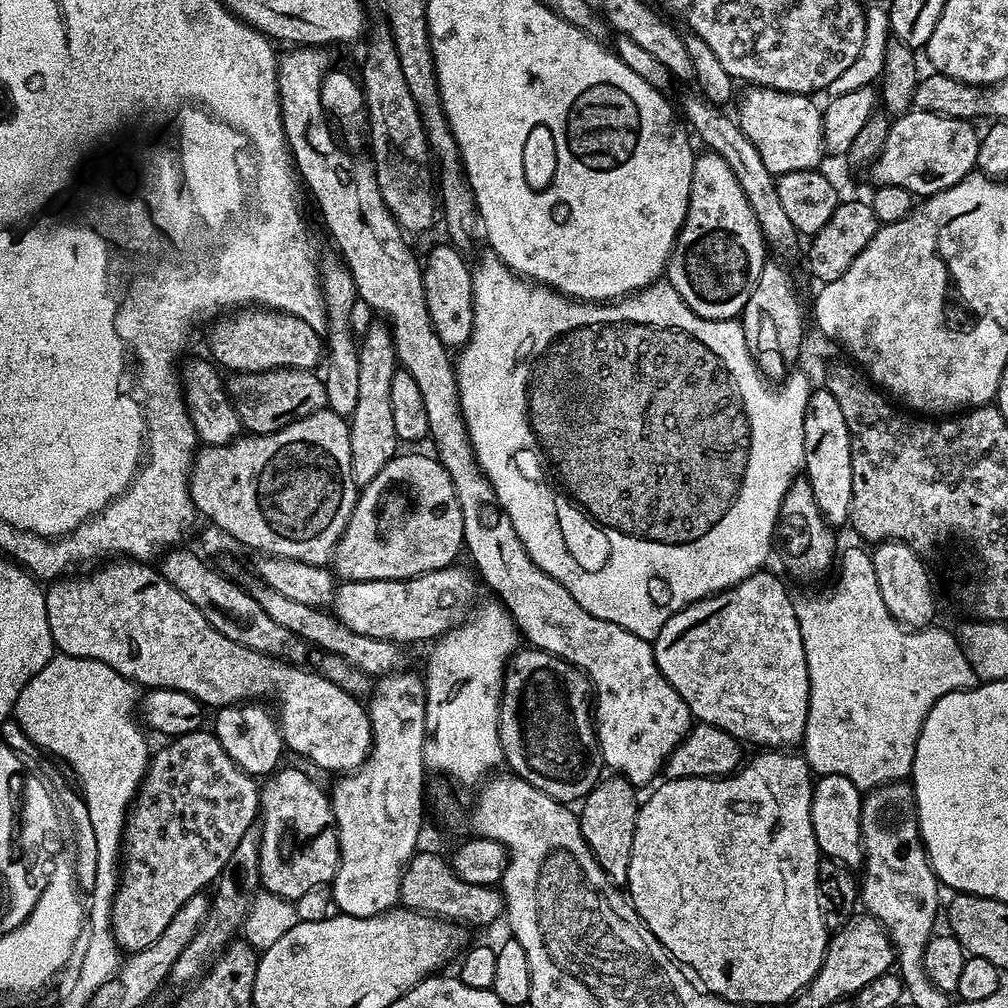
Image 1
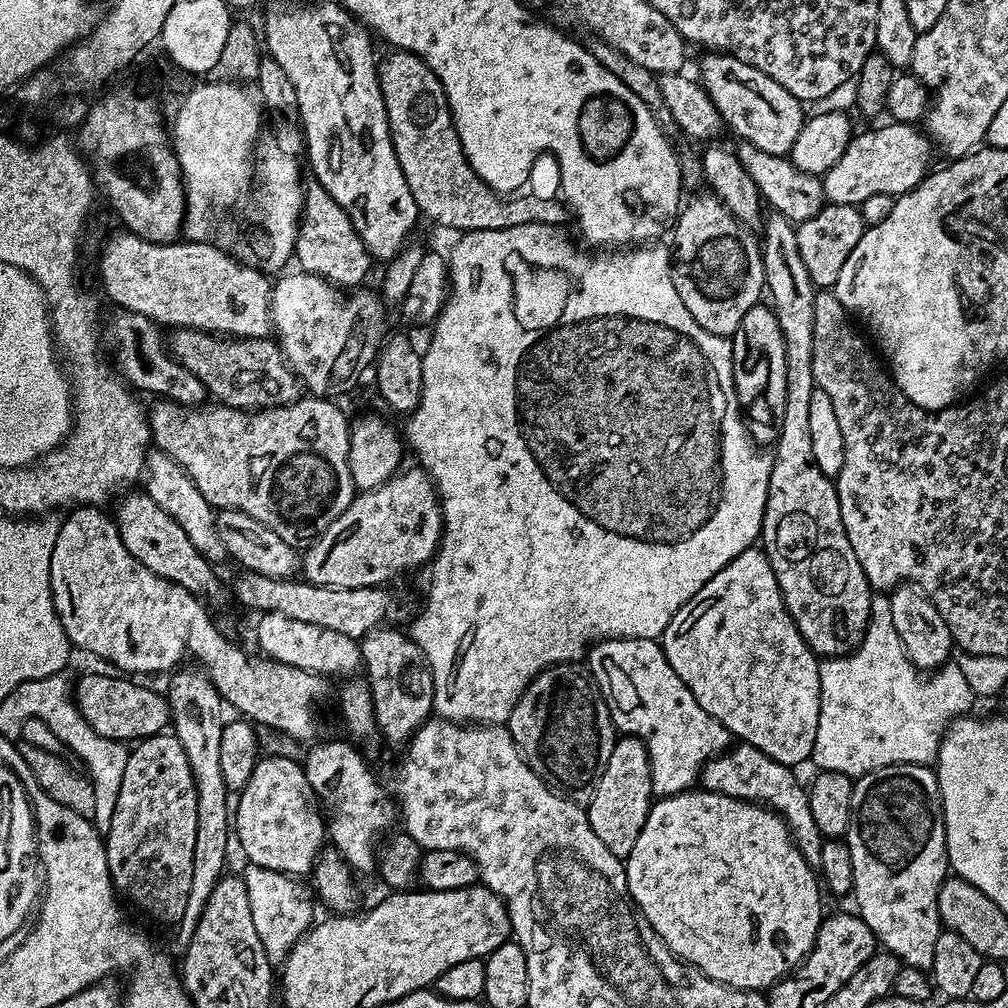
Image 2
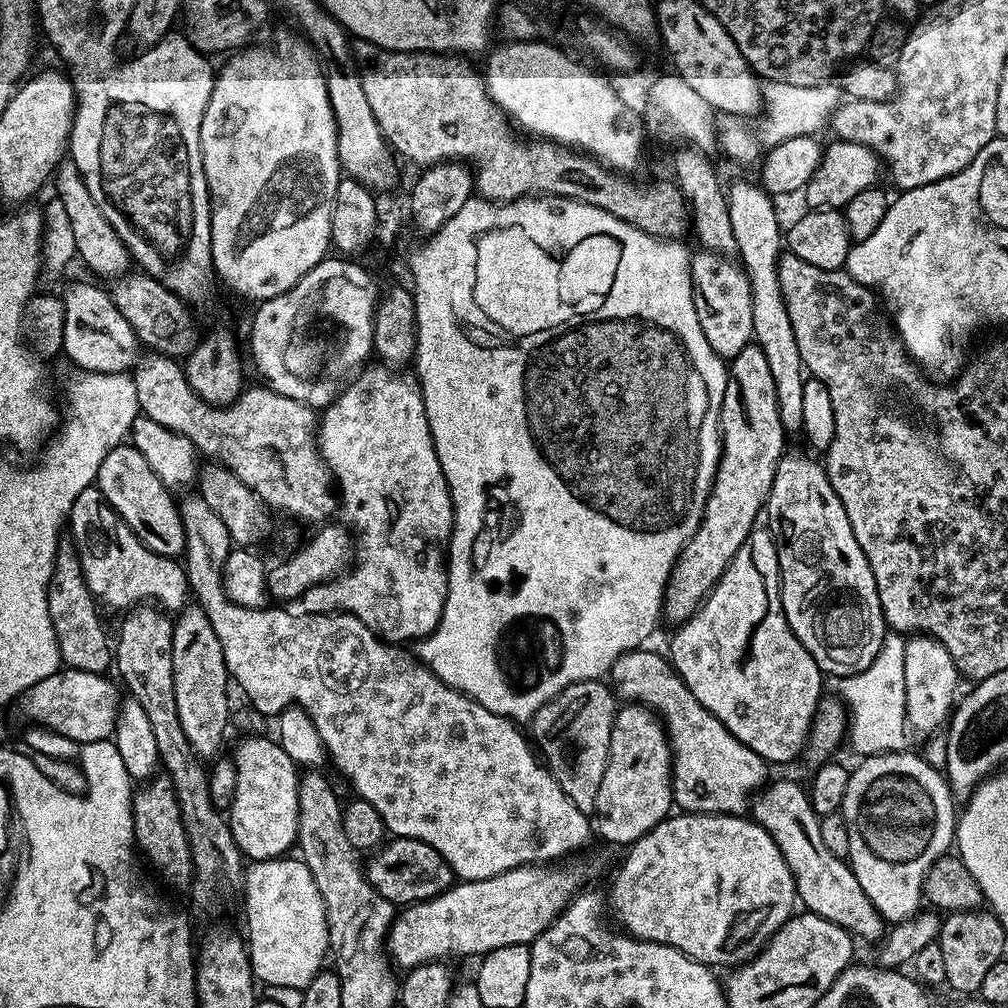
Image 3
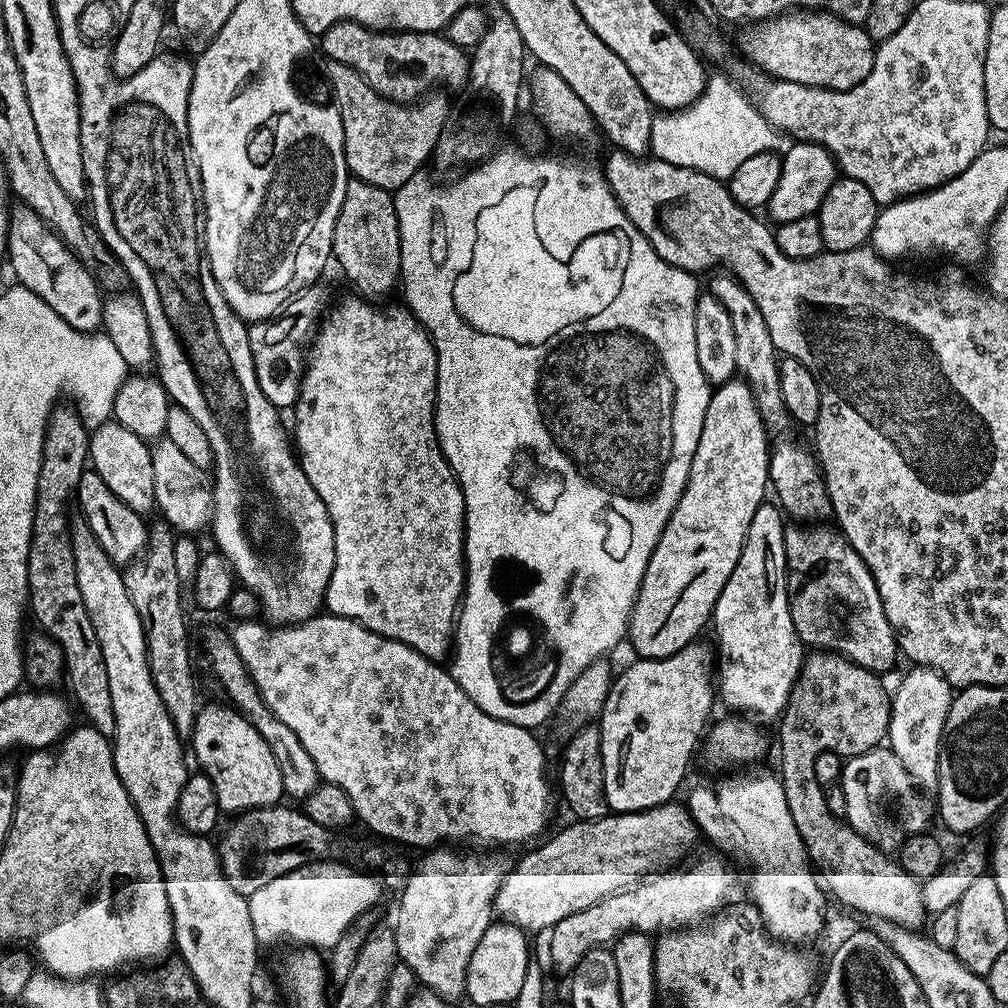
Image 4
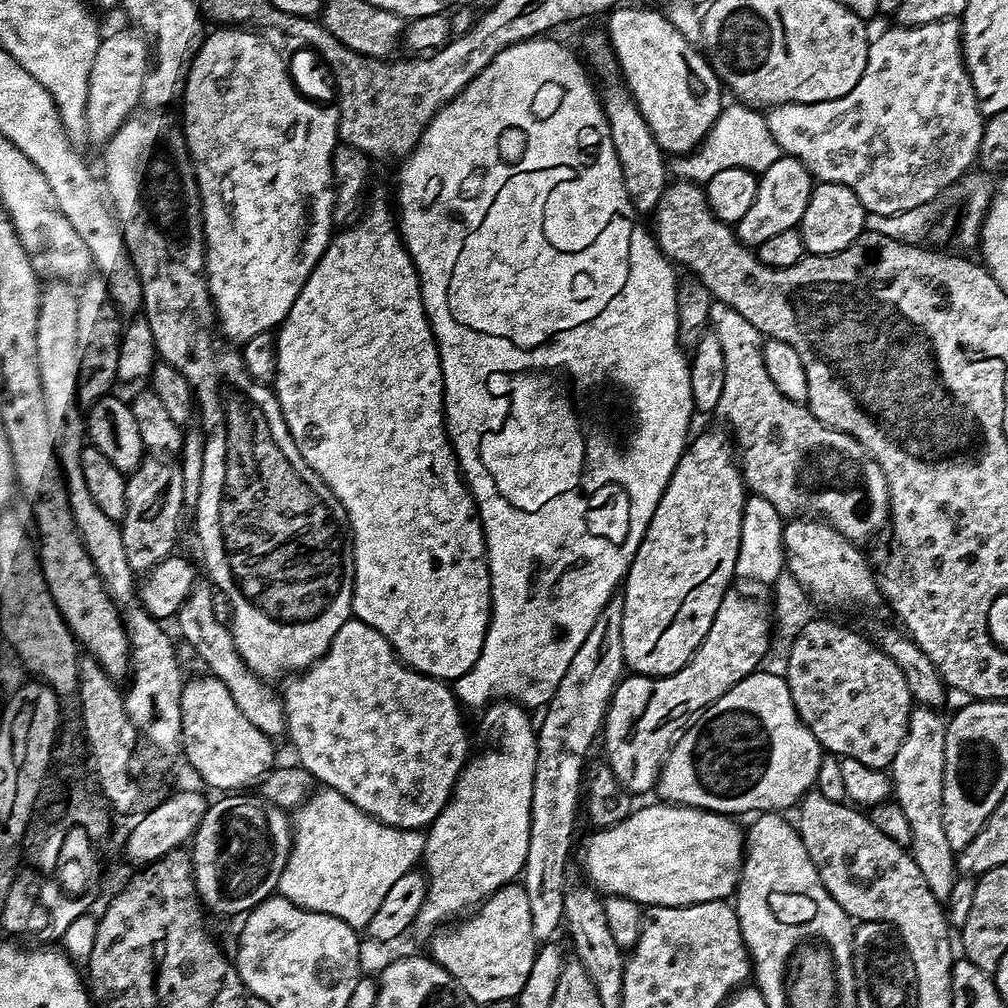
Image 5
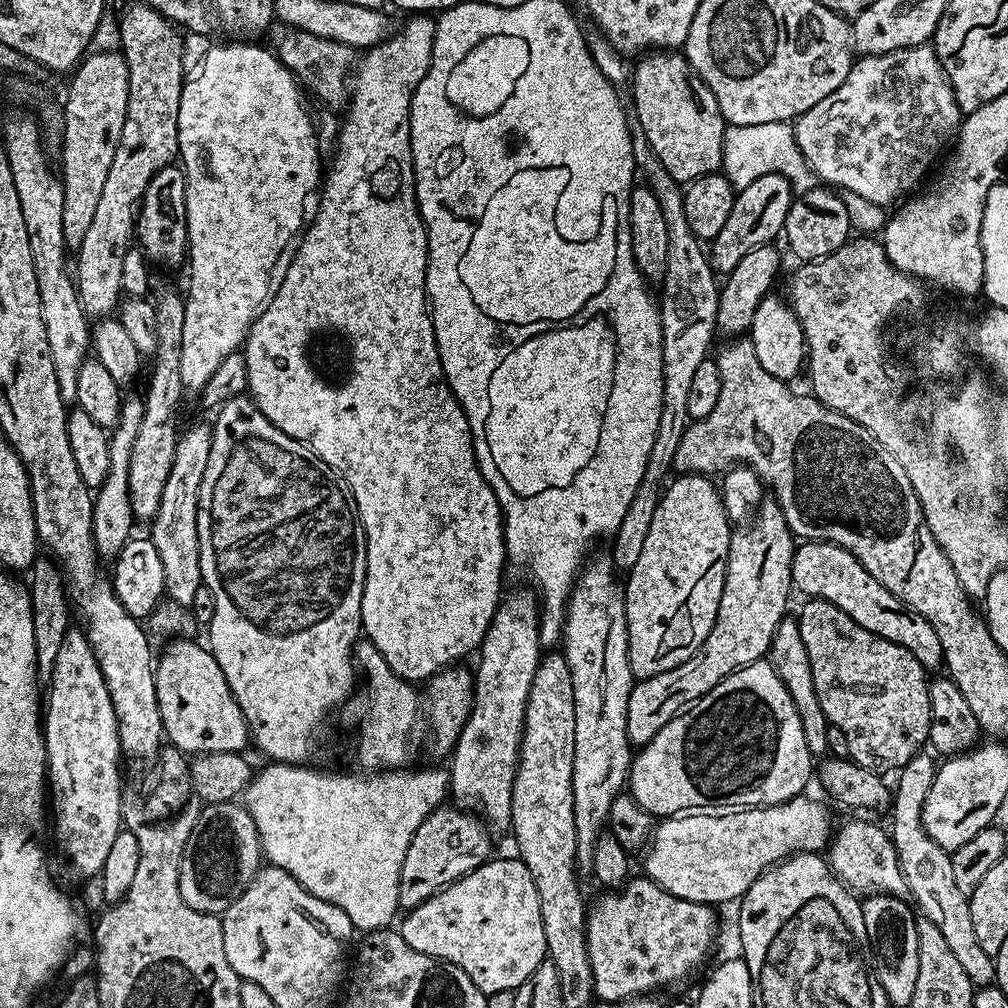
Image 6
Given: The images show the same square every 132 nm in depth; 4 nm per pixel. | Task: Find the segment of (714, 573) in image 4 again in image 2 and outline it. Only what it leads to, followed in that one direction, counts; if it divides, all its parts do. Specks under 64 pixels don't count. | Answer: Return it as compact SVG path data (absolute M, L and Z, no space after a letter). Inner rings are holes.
M764 302L746 310L746 318L742 318L738 330L730 337L730 343L736 398L748 403L742 408L747 435L755 443L757 440L760 444L775 445L780 436L782 414L786 410L786 350L775 312Z

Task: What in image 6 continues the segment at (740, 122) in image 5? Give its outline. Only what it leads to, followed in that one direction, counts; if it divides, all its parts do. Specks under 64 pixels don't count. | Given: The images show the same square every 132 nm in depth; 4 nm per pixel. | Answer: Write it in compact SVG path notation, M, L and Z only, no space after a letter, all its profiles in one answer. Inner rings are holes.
M766 122L762 126L725 127L722 172L732 183L732 187L737 190L750 186L750 182L762 178L762 174L774 174L775 172L785 176L797 193L806 192L809 188L817 187L818 184L816 177L812 175L812 167L806 162L802 150L798 150L793 125L788 122Z

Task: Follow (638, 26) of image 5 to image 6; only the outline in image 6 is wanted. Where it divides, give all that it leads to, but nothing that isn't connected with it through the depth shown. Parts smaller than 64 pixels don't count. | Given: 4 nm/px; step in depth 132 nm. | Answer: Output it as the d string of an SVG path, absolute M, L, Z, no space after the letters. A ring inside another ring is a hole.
M653 50L641 55L635 64L630 72L631 107L638 114L642 130L646 130L646 138L658 162L666 166L670 178L691 182L711 172L720 172L724 162L724 115L718 110L718 98L714 98L700 76L693 74L687 58L676 50Z

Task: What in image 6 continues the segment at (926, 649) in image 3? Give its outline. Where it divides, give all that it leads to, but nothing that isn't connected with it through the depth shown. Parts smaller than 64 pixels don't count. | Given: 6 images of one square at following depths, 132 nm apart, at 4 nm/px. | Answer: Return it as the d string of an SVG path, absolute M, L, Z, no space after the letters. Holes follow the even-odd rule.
M917 754L913 760L906 762L903 768L899 769L898 776L900 781L894 784L894 795L892 797L892 807L890 815L892 815L892 832L890 831L890 839L892 845L896 847L898 854L898 862L902 874L906 878L906 886L908 887L908 896L914 901L915 907L921 908L922 916L929 919L930 922L938 926L939 933L946 938L947 945L950 946L951 953L959 961L959 965L966 970L966 975L970 978L970 982L975 986L988 986L996 979L996 961L990 954L986 954L986 950L982 950L982 946L978 946L978 937L974 934L974 921L970 918L970 906L968 905L968 897L962 894L962 890L958 890L958 886L954 883L954 866L949 852L942 850L942 846L938 846L938 842L934 842L934 838L930 838L926 834L926 826L922 826L922 806L926 802L926 794L930 794L930 786L936 780L937 761L932 761L931 755Z

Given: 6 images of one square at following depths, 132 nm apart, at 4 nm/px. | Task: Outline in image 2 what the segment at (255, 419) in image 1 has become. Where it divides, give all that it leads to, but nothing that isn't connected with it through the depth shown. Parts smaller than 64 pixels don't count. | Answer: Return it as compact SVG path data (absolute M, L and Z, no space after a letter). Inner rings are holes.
M177 328L171 335L167 337L166 347L173 358L206 386L213 401L225 404L227 408L254 412L262 408L280 408L283 404L301 399L300 377L284 359L284 353L275 339L237 340L193 328Z

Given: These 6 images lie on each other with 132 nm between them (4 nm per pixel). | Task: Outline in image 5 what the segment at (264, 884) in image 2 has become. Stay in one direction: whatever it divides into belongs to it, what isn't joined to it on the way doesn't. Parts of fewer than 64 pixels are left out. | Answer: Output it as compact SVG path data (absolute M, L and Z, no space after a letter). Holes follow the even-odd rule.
M317 787L291 813L290 823L292 849L288 855L288 867L282 870L279 895L311 912L342 918L342 922L357 930L367 929L370 918L374 918L378 906L382 906L382 898L386 898L390 886L394 886L402 874L413 871L424 855L425 833L421 829L395 828L384 824L354 806L354 802L333 788Z

